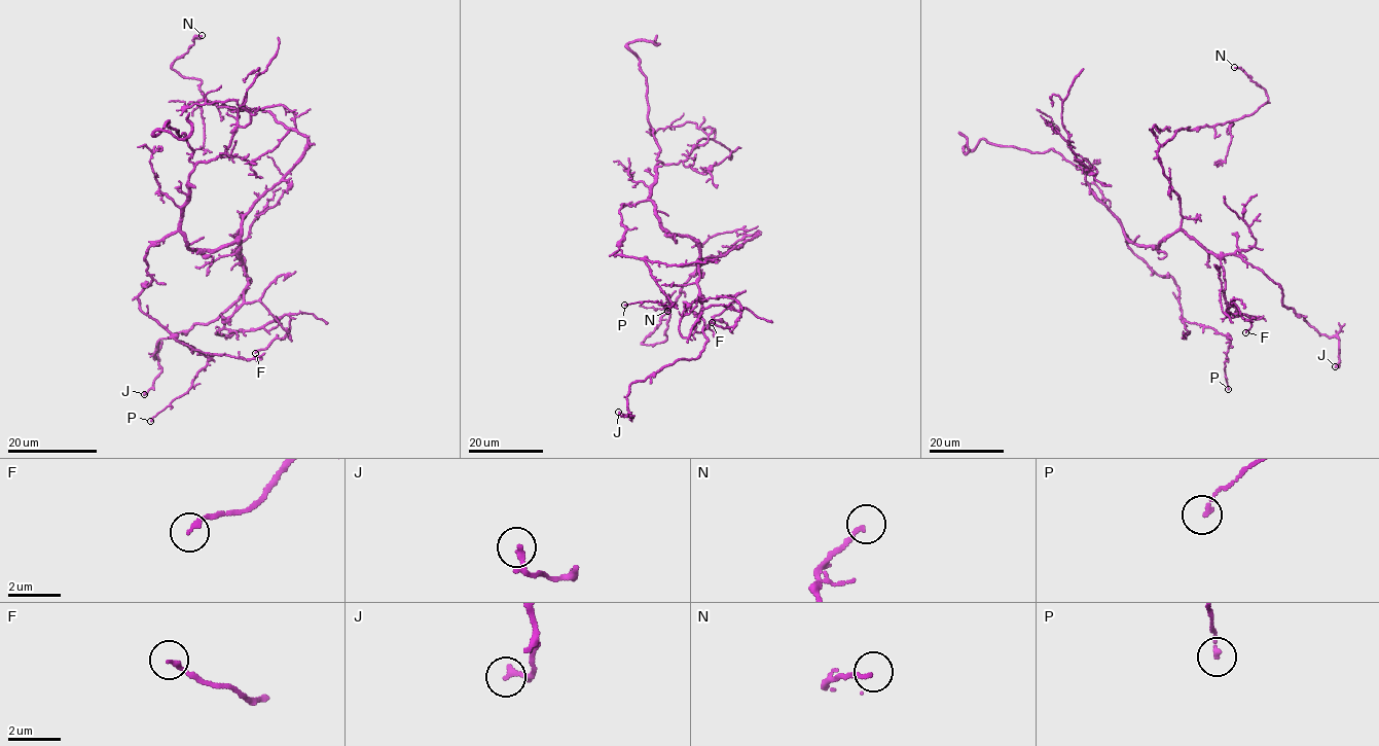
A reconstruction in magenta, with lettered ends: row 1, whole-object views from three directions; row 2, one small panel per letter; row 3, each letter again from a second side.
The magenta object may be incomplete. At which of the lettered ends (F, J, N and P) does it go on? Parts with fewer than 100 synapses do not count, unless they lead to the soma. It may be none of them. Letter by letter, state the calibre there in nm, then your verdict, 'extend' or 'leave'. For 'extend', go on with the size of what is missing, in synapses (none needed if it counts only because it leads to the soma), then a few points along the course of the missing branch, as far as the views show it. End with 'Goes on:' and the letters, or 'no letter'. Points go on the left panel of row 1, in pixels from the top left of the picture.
F: calibre 160 nm; leave
J: calibre 240 nm; leave
N: calibre 160 nm; leave
P: calibre 160 nm; leave
Goes on: no letter

